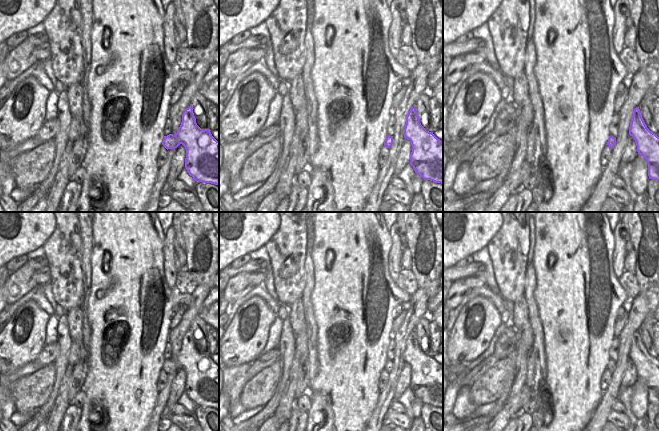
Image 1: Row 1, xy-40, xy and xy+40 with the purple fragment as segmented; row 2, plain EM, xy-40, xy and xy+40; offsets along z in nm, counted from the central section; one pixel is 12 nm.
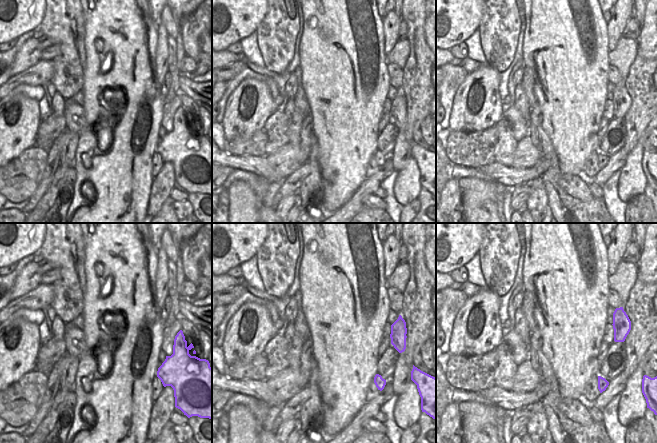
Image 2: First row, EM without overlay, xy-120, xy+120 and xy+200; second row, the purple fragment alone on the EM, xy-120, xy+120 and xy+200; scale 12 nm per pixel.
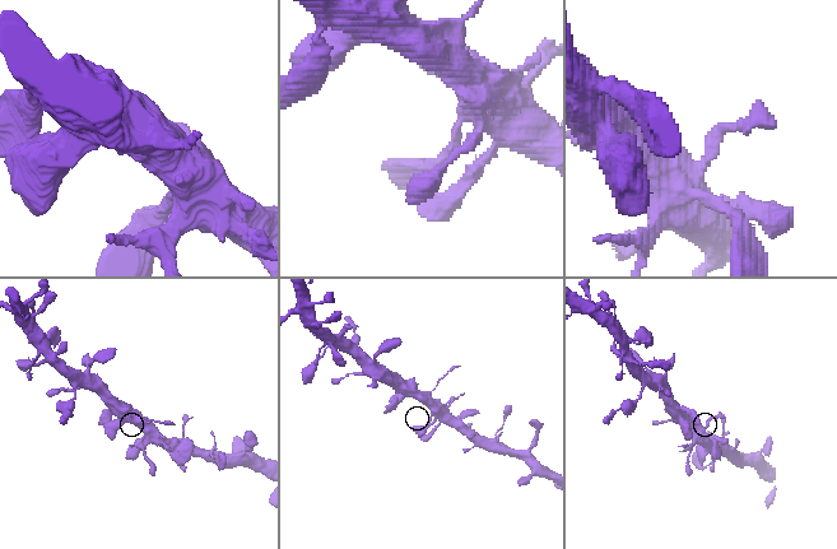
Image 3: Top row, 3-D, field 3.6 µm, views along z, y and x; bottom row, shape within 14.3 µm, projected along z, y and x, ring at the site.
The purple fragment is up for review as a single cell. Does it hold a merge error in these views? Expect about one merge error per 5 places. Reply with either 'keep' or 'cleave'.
keep

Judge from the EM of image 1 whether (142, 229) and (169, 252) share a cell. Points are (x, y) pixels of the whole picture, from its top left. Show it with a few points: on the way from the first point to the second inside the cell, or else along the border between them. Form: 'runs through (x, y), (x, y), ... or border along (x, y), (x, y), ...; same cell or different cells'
border along (165, 236), (164, 272); different cells

